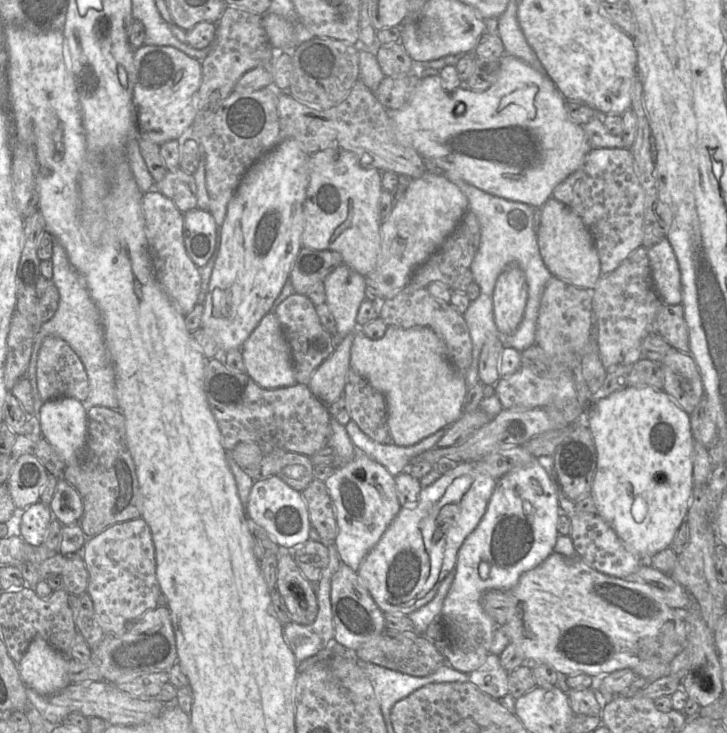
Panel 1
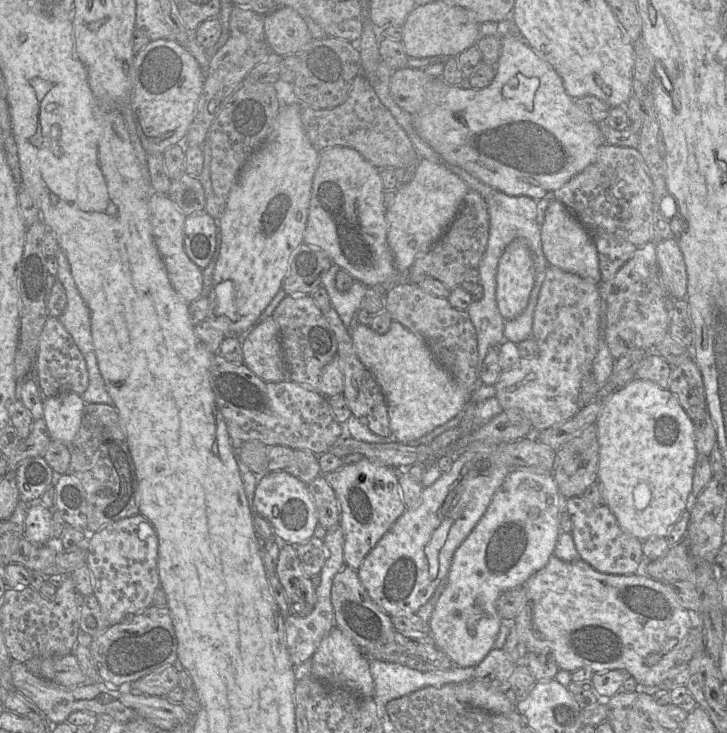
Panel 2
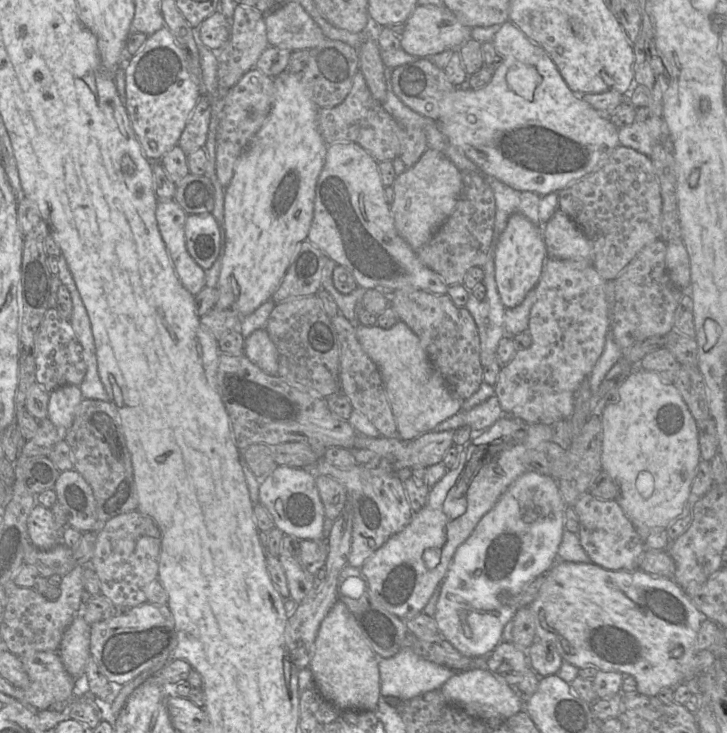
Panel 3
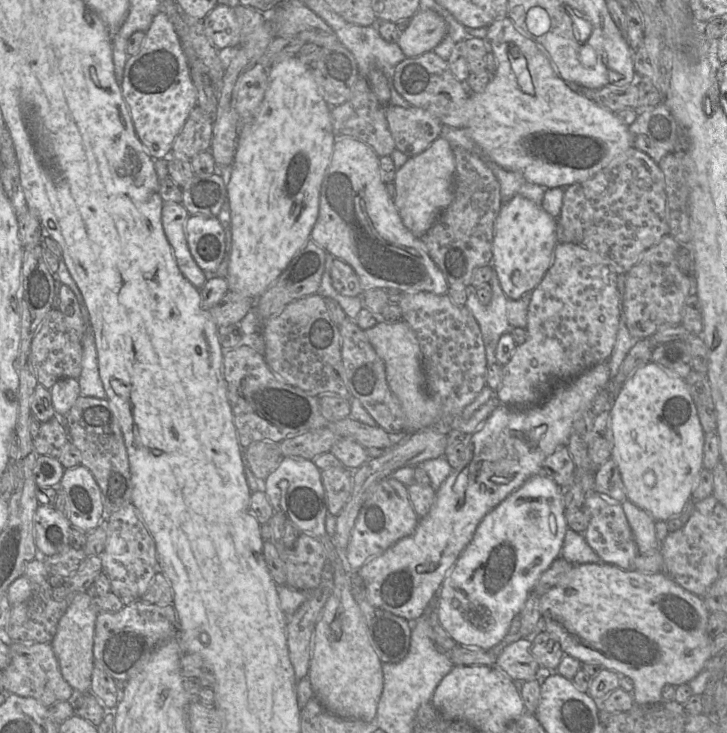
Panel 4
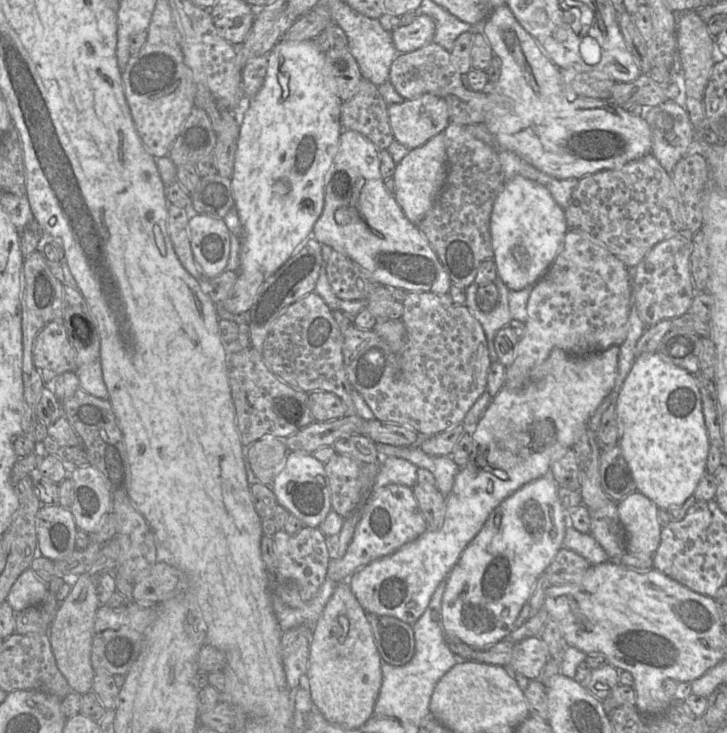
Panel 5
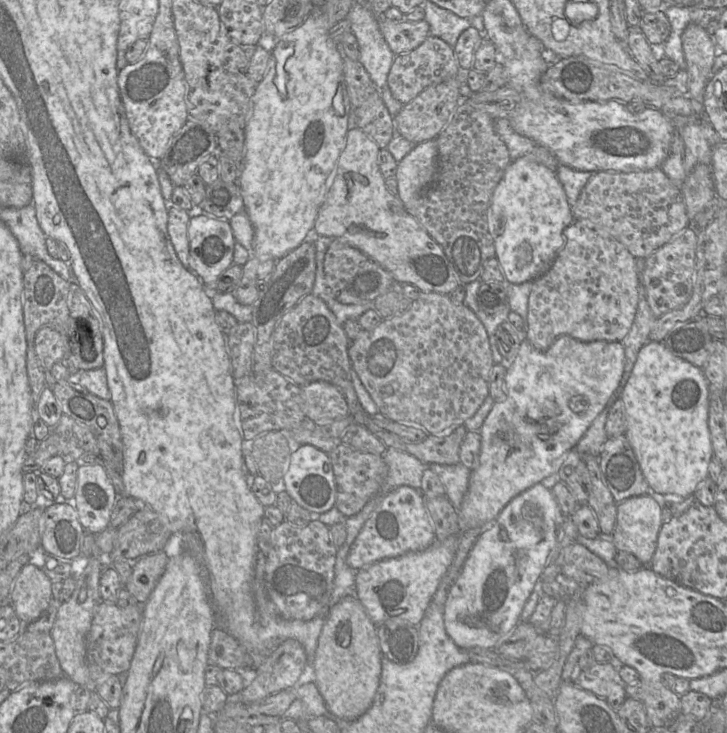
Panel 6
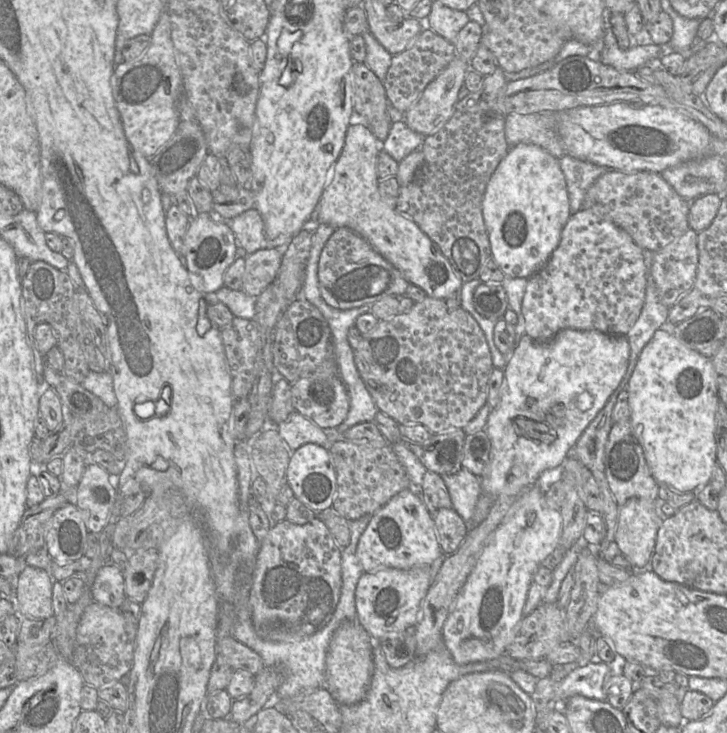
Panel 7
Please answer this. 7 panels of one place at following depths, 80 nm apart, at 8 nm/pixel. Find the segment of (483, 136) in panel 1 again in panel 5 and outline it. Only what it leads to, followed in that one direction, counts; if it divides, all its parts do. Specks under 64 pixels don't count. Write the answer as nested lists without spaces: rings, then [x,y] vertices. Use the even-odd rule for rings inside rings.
[[[507,4],[497,7],[483,22],[483,35],[494,56],[500,59],[501,72],[495,84],[484,92],[494,93],[494,106],[484,124],[502,149],[509,150],[539,171],[557,179],[580,179],[596,172],[622,167],[651,150],[651,131],[643,116],[629,114],[611,100],[577,96],[564,83],[560,69],[546,50],[519,24]]]

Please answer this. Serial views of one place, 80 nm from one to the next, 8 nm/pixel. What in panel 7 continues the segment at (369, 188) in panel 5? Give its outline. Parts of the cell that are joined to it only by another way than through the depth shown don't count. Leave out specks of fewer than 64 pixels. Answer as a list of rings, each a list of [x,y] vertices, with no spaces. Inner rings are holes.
[[[349,125],[343,148],[335,161],[333,179],[324,188],[311,216],[319,224],[329,224],[335,229],[347,227],[355,231],[397,268],[410,284],[419,286],[430,297],[445,300],[461,290],[464,282],[438,245],[414,221],[396,210],[396,197],[380,193],[376,170],[380,150],[382,147],[378,139],[366,125]]]

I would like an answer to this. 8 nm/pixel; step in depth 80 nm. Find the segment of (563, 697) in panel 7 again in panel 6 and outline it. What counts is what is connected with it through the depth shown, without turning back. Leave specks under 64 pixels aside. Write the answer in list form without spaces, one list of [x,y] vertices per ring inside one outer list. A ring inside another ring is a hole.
[[[595,663],[580,671],[573,683],[580,688],[606,699],[612,686],[621,682],[619,672],[610,663]]]

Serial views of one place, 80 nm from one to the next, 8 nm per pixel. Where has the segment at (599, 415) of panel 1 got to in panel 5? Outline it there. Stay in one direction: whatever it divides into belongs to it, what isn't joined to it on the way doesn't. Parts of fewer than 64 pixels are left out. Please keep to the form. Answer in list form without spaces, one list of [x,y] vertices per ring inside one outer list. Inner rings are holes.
[[[656,351],[642,353],[635,358],[633,366],[624,381],[616,401],[616,410],[619,426],[619,445],[631,468],[637,491],[651,499],[658,506],[658,508],[667,509],[669,506],[682,505],[689,497],[694,494],[694,491],[701,477],[706,472],[706,462],[710,447],[710,441],[702,412],[700,391],[694,375],[675,364],[664,360]]]

